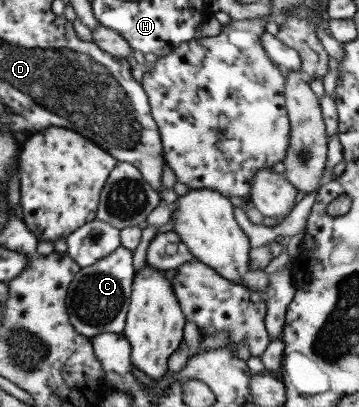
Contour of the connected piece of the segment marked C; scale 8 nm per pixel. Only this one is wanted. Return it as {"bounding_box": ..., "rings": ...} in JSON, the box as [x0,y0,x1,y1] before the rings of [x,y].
{"bounding_box":[68,246,134,339],"rings":[[[119,246],[109,255],[98,259],[93,265],[80,268],[81,273],[77,273],[77,281],[73,281],[73,285],[68,285],[68,317],[76,332],[90,339],[98,333],[122,332],[134,276],[131,252]]]}

